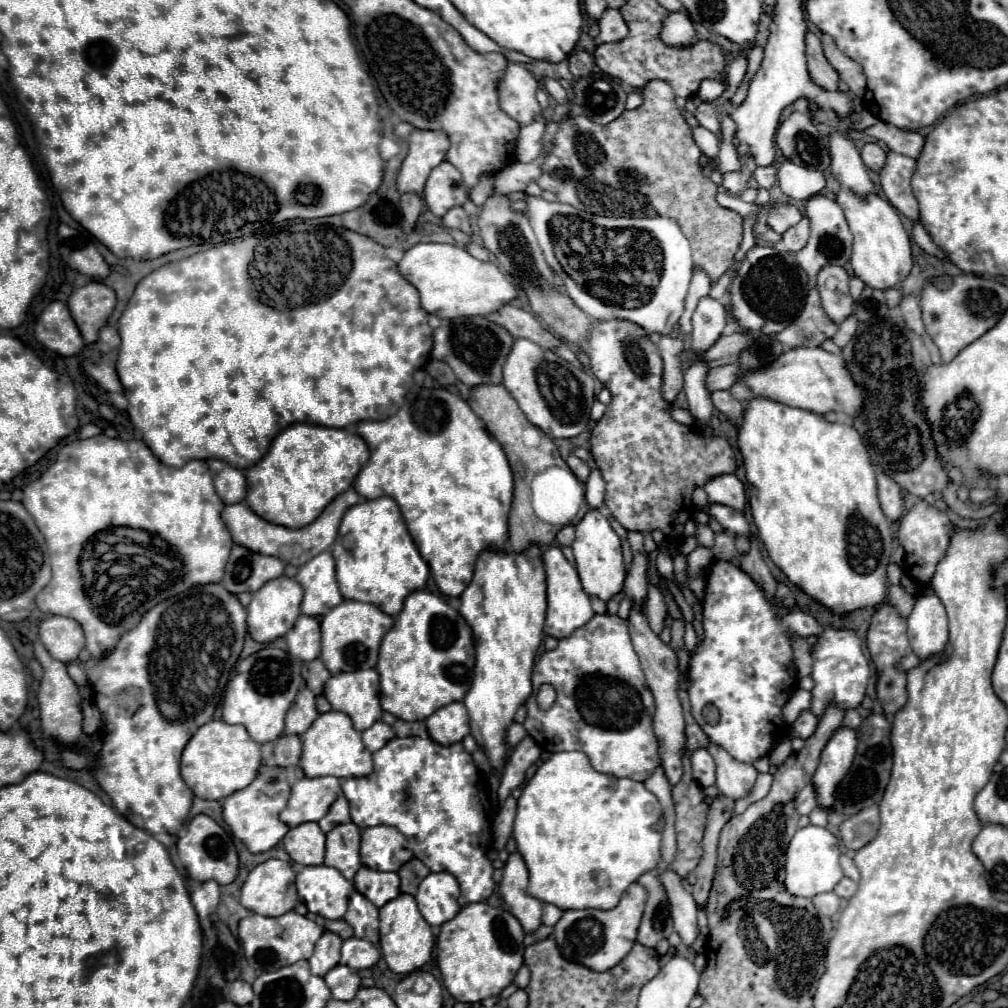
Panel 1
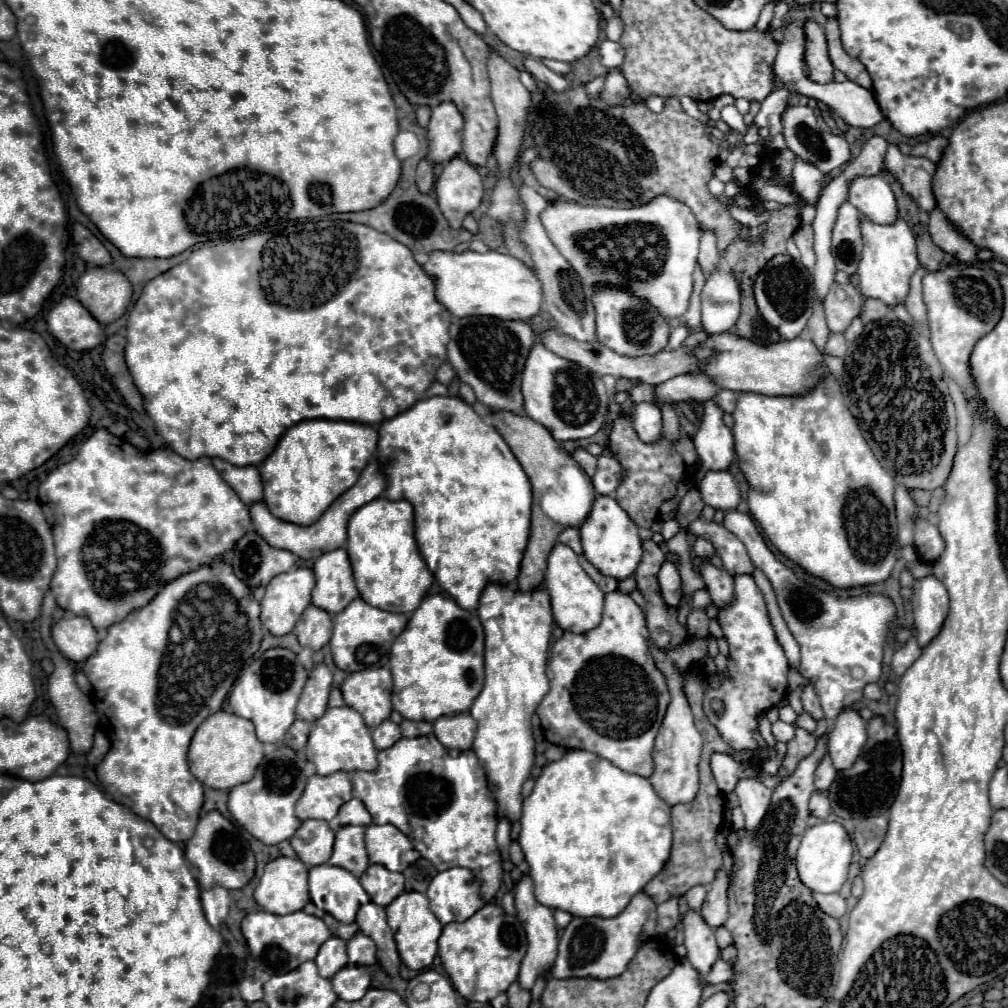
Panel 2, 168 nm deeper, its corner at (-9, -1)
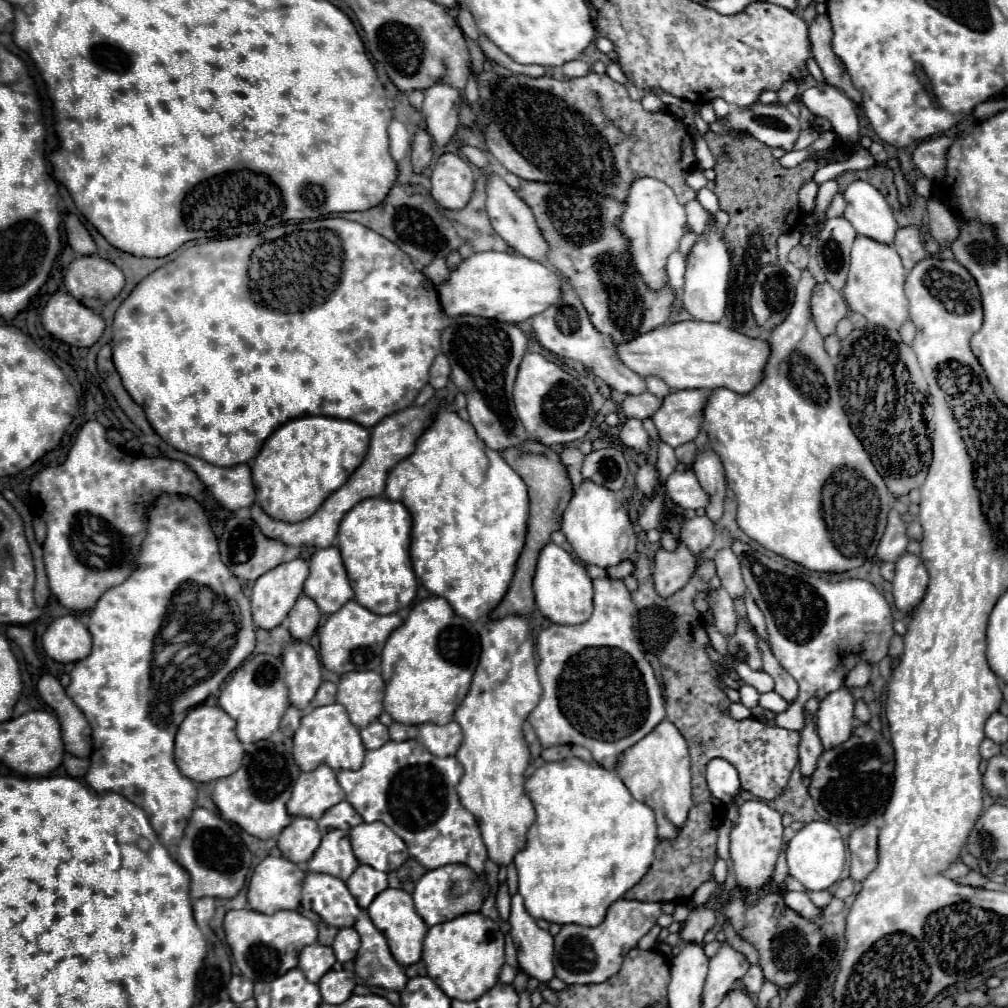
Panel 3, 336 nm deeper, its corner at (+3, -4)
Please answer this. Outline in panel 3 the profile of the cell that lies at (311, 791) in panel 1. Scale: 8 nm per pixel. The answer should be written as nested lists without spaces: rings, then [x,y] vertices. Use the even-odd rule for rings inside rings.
[[[318,765],[314,771],[300,773],[286,807],[290,815],[320,819],[326,809],[344,799],[344,789],[340,789],[334,769]]]

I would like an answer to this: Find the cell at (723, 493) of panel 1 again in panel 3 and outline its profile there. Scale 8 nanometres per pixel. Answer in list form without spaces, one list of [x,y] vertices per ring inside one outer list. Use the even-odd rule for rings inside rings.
[[[692,469],[674,471],[666,481],[668,499],[682,509],[702,509],[708,505],[708,495],[700,487]]]

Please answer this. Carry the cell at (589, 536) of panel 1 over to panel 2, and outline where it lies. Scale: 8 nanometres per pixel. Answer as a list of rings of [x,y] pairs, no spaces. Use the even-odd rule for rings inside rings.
[[[596,496],[590,516],[580,526],[580,534],[584,556],[600,574],[616,580],[626,580],[634,574],[642,558],[642,542],[638,536],[638,526],[618,506],[614,496]]]

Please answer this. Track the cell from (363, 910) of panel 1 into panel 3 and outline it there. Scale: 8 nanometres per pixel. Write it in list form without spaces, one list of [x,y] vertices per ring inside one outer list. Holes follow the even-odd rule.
[[[362,911],[354,929],[362,939],[362,947],[358,949],[358,955],[354,959],[356,975],[368,985],[378,985],[392,991],[404,989],[408,981],[404,967],[396,963],[388,949],[386,937],[374,927],[366,911]]]

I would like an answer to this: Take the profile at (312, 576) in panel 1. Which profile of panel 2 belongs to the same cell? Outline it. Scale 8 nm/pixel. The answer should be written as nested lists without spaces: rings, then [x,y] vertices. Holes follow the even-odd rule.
[[[344,548],[322,554],[314,562],[316,586],[312,590],[312,604],[336,614],[344,610],[354,598],[358,598],[358,590],[352,578],[350,560]]]

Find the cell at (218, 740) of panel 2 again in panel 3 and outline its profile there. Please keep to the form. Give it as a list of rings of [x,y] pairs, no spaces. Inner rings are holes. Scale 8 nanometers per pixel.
[[[206,703],[192,707],[176,733],[174,755],[180,773],[196,783],[208,783],[232,775],[240,767],[240,761],[244,757],[244,747],[238,741],[234,729],[236,721],[232,721],[232,717],[224,713],[224,709]]]

